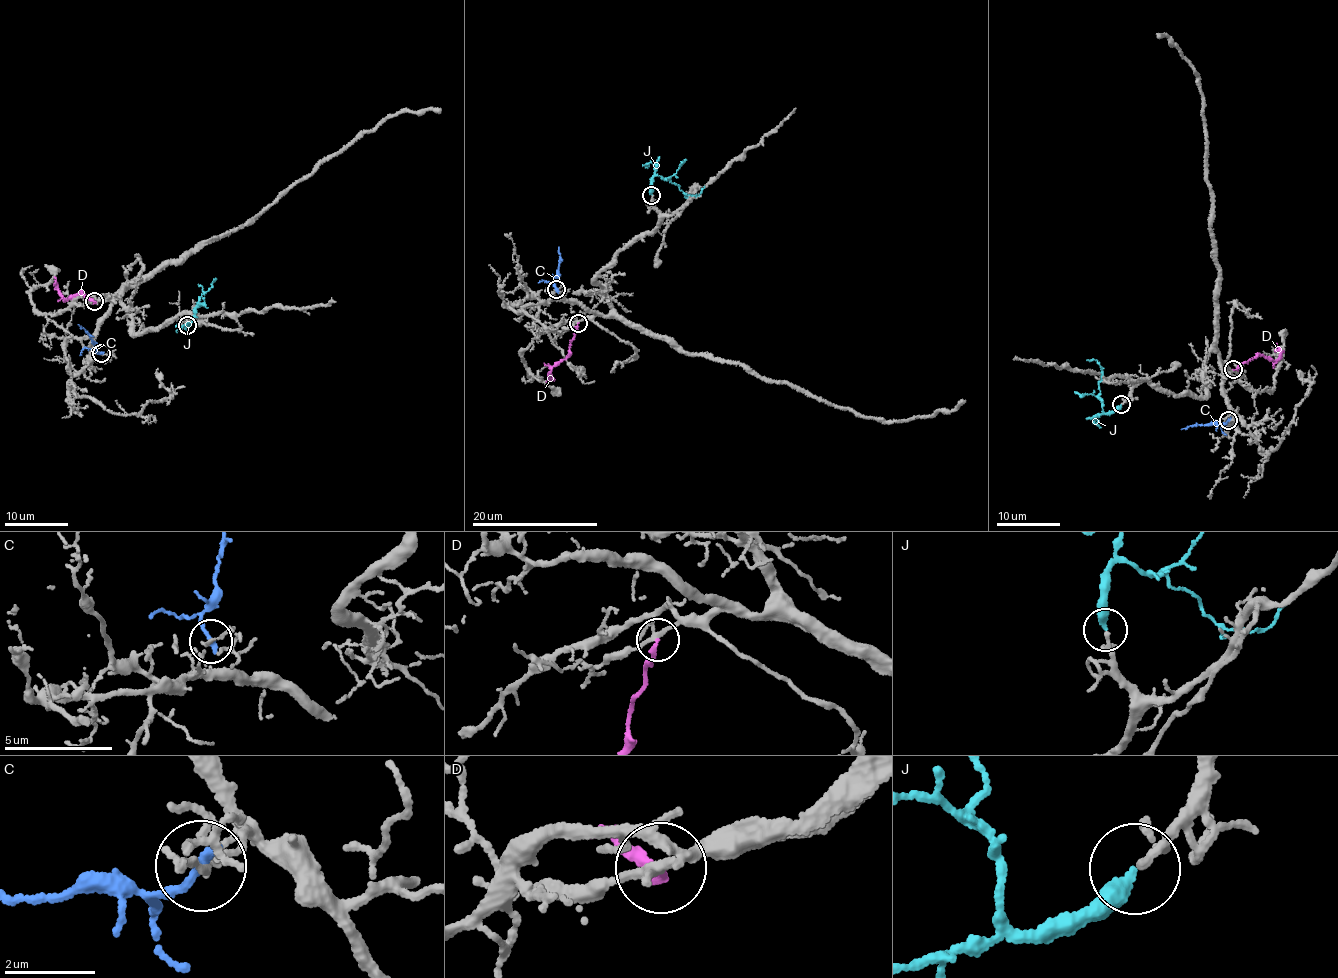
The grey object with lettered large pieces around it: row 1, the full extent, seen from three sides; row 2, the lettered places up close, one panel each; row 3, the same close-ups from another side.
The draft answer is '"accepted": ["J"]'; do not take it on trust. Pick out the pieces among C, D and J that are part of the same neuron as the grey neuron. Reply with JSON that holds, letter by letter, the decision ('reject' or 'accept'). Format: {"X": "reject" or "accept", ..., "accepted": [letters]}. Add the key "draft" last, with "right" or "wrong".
{"C": "reject", "D": "reject", "J": "accept", "accepted": ["J"], "draft": "right"}

